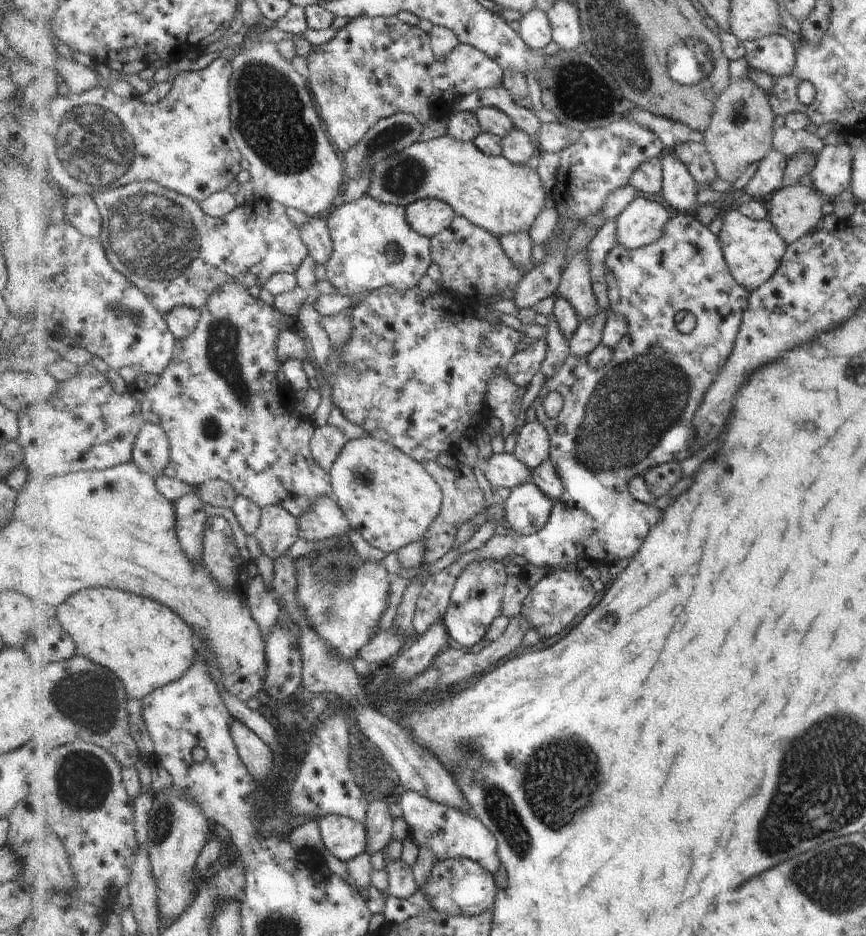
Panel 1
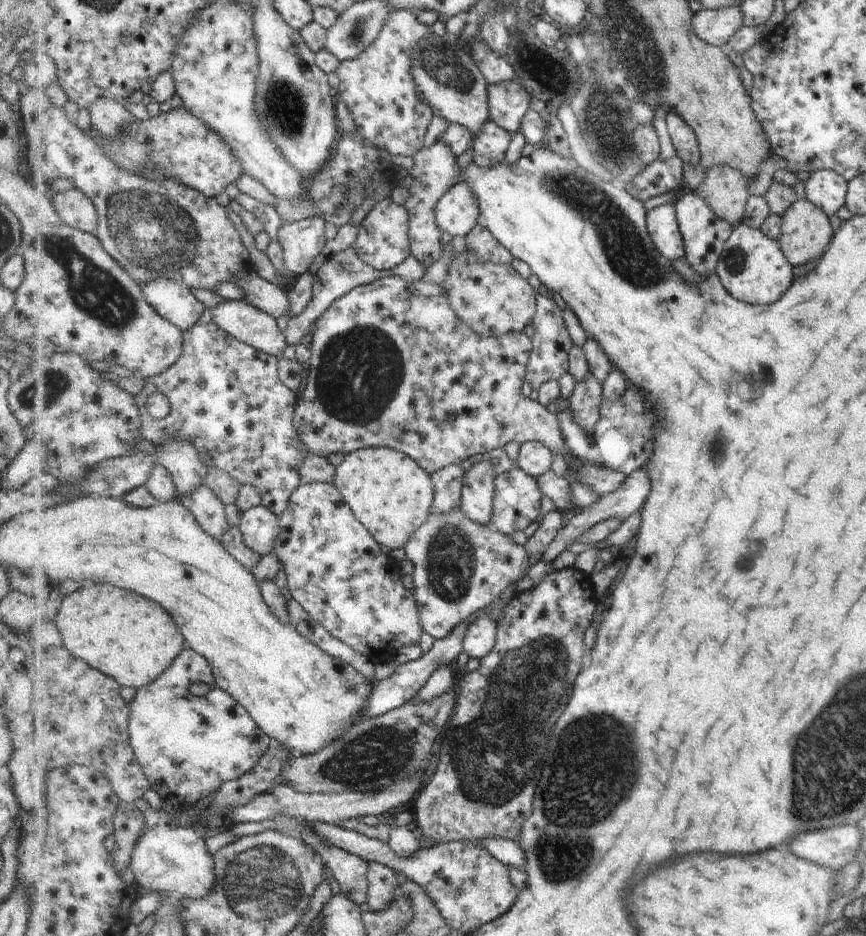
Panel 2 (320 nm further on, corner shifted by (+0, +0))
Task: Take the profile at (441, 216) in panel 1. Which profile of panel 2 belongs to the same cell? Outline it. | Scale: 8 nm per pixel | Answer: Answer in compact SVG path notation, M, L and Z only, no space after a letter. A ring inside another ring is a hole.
M459 180L436 204L436 221L452 236L466 237L480 222L480 200L467 181Z

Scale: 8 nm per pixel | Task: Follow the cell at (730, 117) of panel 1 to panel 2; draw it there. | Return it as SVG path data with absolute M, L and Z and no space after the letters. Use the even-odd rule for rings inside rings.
M717 165L705 174L703 184L695 192L712 206L719 218L728 220L735 228L743 222L750 199L748 178L727 165Z

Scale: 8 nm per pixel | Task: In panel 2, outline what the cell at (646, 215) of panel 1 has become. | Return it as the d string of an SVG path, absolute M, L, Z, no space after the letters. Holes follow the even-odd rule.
M661 205L648 211L648 229L660 254L672 261L686 256L684 236L675 205Z

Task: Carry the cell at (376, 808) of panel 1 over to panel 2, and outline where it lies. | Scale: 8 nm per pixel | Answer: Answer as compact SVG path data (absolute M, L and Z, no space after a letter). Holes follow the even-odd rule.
M371 861L369 864L366 904L371 911L380 913L392 905L392 899L399 891L402 877L392 868L377 861Z

